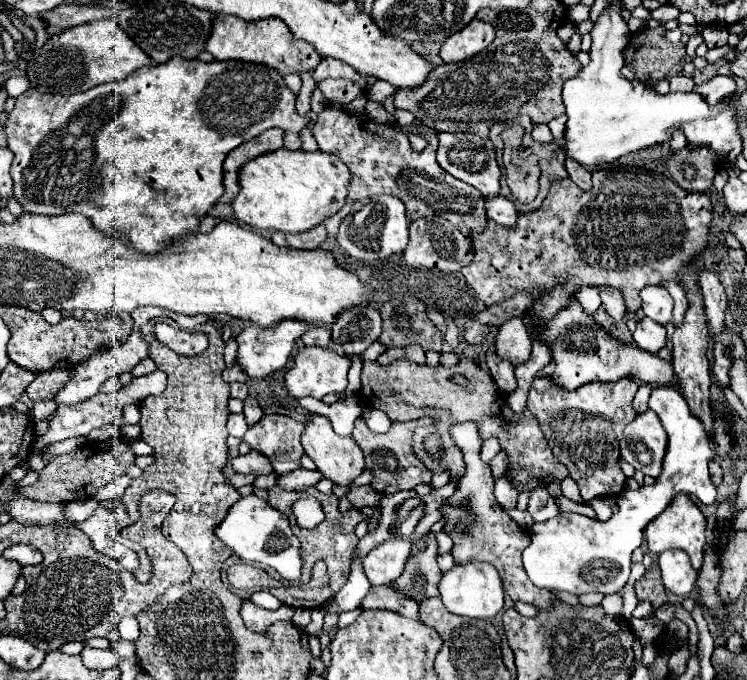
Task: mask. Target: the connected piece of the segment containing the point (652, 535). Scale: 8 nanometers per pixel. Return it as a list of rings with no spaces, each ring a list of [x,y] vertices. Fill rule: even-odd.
[[[676,496],[666,512],[662,512],[662,516],[656,516],[644,530],[644,536],[646,536],[646,542],[648,542],[648,550],[652,554],[660,554],[664,550],[670,550],[670,548],[680,548],[684,550],[688,556],[690,556],[690,562],[694,566],[694,570],[700,570],[702,562],[704,562],[704,548],[706,548],[706,518],[704,514],[700,512],[700,508],[686,496]]]

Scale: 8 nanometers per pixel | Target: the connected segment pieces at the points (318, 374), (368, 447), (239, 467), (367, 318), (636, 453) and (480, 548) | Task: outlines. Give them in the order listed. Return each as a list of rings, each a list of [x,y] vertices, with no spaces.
[[[302,348],[292,368],[286,372],[286,390],[288,394],[298,400],[304,396],[312,396],[322,400],[326,394],[342,394],[346,390],[346,374],[350,368],[350,360],[346,356],[338,356],[336,352],[330,352],[330,348]]]
[[[364,418],[356,420],[352,438],[356,440],[356,444],[364,452],[366,468],[370,468],[374,472],[372,486],[378,492],[390,494],[390,492],[400,492],[400,490],[412,490],[416,484],[430,484],[432,472],[428,472],[426,466],[412,452],[412,432],[416,426],[418,426],[417,420],[392,422],[392,428],[386,434],[376,434],[366,426]]]
[[[250,452],[246,456],[236,456],[230,460],[236,474],[252,474],[252,476],[266,476],[272,474],[272,464],[260,452]]]
[[[372,304],[346,308],[346,312],[332,324],[332,342],[338,342],[346,354],[362,354],[380,334],[380,310]]]
[[[648,410],[644,414],[638,414],[624,430],[620,456],[636,470],[642,470],[646,476],[656,478],[662,468],[666,442],[668,440],[662,422],[652,410]]]
[[[464,422],[464,424],[456,424],[452,426],[452,438],[454,442],[460,446],[462,454],[464,454],[464,462],[466,462],[466,474],[462,476],[454,496],[448,500],[448,504],[444,506],[442,514],[448,520],[448,524],[444,526],[444,530],[454,538],[454,560],[456,562],[470,562],[470,560],[482,560],[492,564],[502,578],[504,590],[506,594],[516,602],[528,602],[534,604],[538,610],[546,610],[550,608],[550,604],[554,604],[554,600],[558,600],[556,594],[552,594],[550,590],[540,590],[536,588],[528,574],[524,572],[524,564],[522,564],[522,550],[530,544],[530,532],[522,526],[518,526],[496,502],[494,498],[494,478],[490,474],[490,466],[484,464],[478,456],[482,440],[478,436],[478,428],[472,422]]]

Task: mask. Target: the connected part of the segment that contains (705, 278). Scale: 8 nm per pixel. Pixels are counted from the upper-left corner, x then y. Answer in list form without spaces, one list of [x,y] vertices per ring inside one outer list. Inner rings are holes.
[[[698,270],[698,282],[700,292],[704,296],[704,308],[708,316],[708,324],[712,328],[712,334],[718,334],[724,328],[724,310],[726,310],[726,292],[720,284],[718,276],[708,270]]]

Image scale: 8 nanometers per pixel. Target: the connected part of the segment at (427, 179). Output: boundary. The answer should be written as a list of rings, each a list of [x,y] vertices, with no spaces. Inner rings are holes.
[[[326,106],[322,112],[320,112],[320,124],[314,124],[312,126],[312,132],[314,132],[314,138],[320,146],[322,152],[328,152],[328,154],[334,154],[338,156],[348,168],[350,168],[350,188],[348,188],[348,198],[352,202],[356,200],[362,200],[362,198],[372,198],[372,196],[382,196],[382,194],[390,194],[390,196],[396,196],[400,198],[404,204],[406,204],[406,216],[408,220],[416,220],[420,216],[444,216],[448,220],[454,220],[456,222],[456,228],[470,236],[472,230],[480,232],[484,230],[486,226],[486,212],[484,212],[484,196],[470,184],[450,176],[446,170],[442,170],[442,166],[436,162],[436,148],[438,148],[438,140],[436,140],[436,130],[432,128],[426,128],[422,126],[420,122],[416,122],[420,126],[420,136],[424,136],[428,140],[428,148],[424,152],[416,152],[412,150],[406,134],[410,130],[406,128],[400,128],[400,126],[382,126],[382,124],[376,124],[372,122],[366,114],[362,116],[350,116],[350,114],[344,114],[332,106]]]

